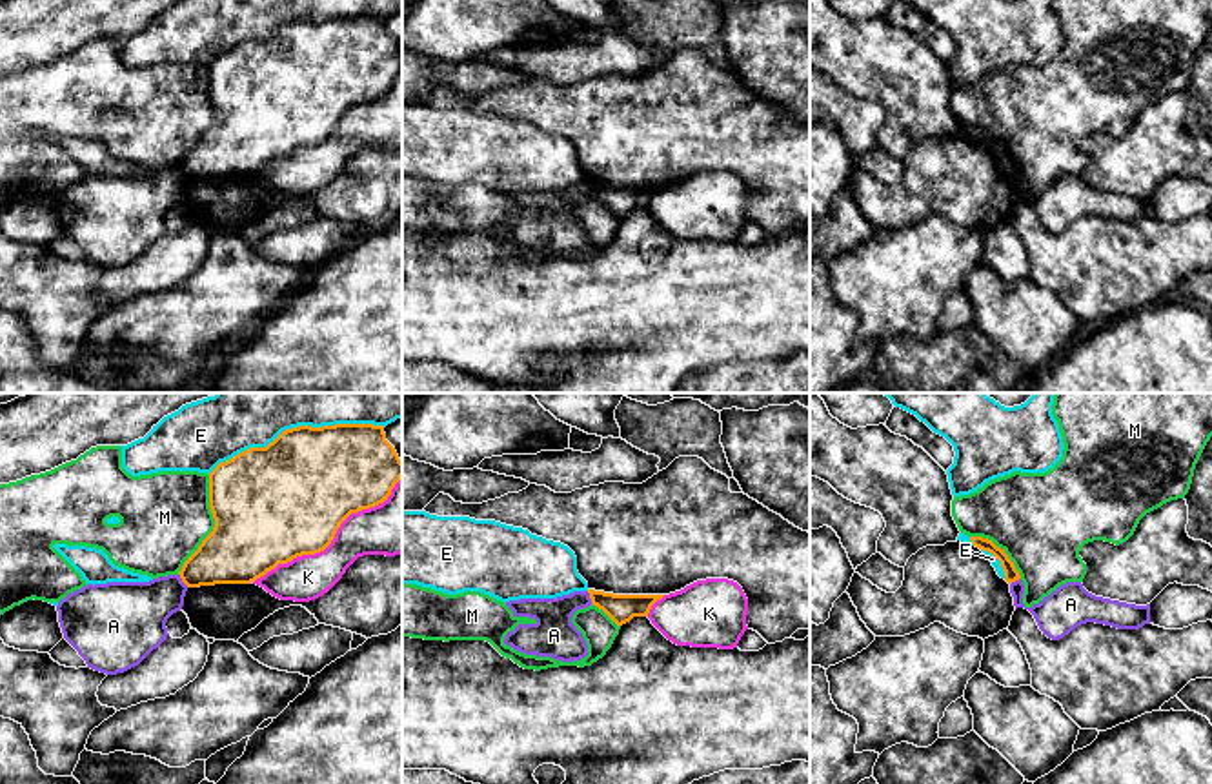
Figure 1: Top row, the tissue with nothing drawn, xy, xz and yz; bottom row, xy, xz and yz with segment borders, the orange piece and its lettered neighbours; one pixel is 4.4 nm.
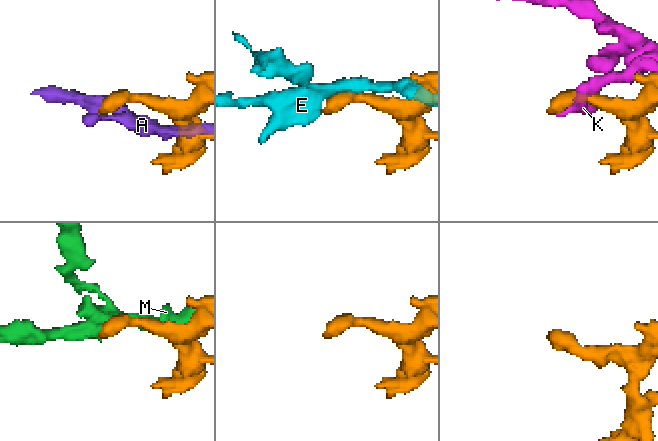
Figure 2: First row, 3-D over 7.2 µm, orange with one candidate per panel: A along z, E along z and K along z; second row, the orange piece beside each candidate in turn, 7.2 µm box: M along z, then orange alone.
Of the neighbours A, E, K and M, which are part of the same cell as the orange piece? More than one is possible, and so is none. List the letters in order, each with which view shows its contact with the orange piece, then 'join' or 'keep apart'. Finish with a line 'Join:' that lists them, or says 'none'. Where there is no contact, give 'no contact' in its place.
A: xy | keep apart
E: xy | keep apart
K: xy | keep apart
M: xy | keep apart
Join: none

